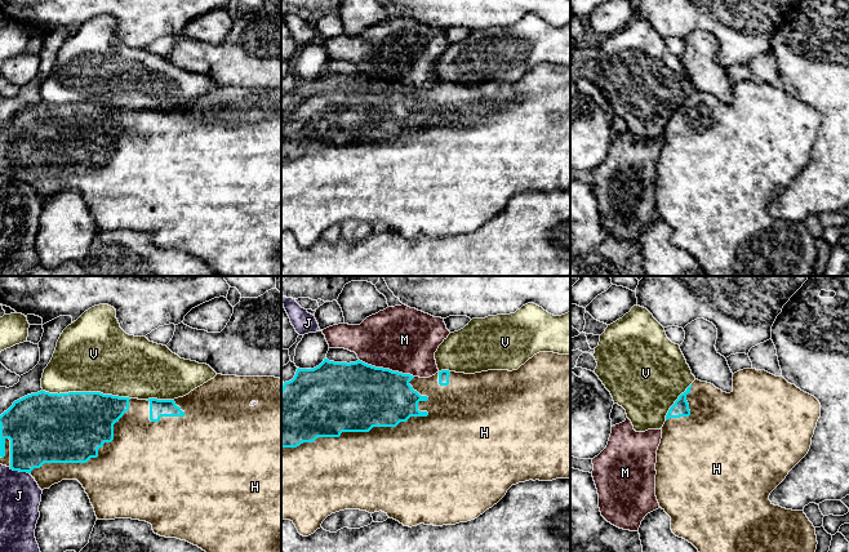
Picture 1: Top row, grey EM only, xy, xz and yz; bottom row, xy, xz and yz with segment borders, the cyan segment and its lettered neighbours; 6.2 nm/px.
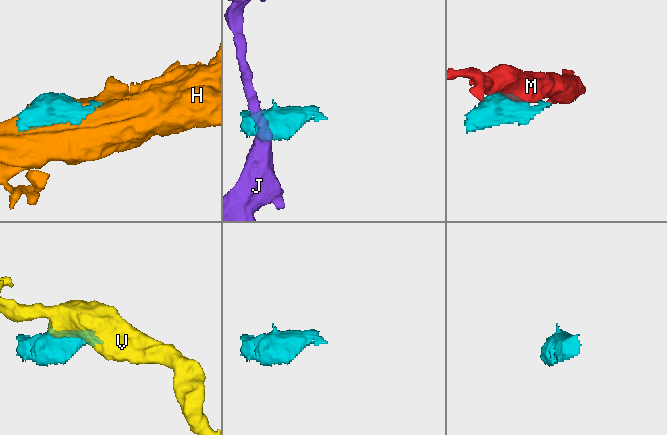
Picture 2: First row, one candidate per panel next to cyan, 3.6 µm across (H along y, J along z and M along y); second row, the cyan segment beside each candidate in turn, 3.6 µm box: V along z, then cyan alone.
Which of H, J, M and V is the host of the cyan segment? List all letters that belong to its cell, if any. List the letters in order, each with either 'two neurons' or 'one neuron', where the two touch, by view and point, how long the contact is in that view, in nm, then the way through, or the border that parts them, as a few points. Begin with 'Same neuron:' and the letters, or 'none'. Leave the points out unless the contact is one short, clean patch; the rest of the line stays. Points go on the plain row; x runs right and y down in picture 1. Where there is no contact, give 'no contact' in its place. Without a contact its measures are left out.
Same neuron: H
H: one neuron; contact xz (368, 142); length 950 nm
J: two neurons; contact xy (19, 182); length 130 nm; border xy (9, 178), (29, 185)
M: two neurons; contact xz (386, 80); length 360 nm; border xz (359, 70), (376, 78), (409, 84), (413, 88)
V: two neurons; contact xy (85, 103); length 550 nm

